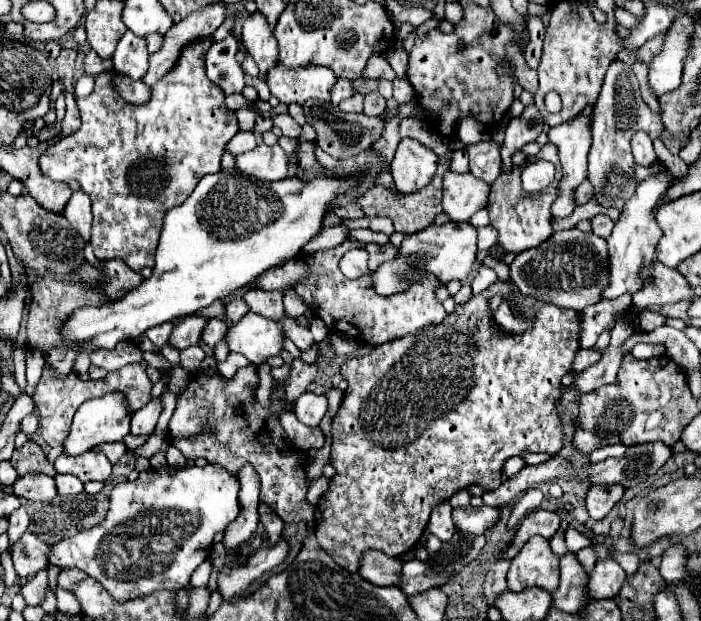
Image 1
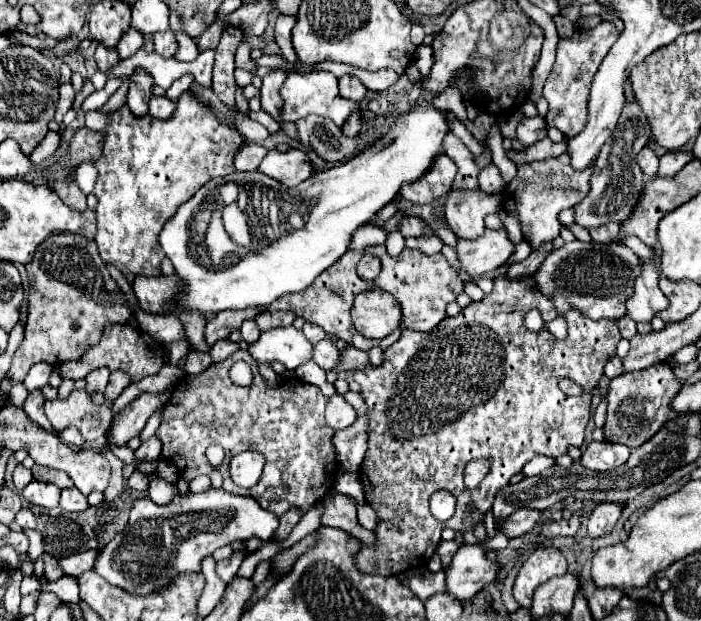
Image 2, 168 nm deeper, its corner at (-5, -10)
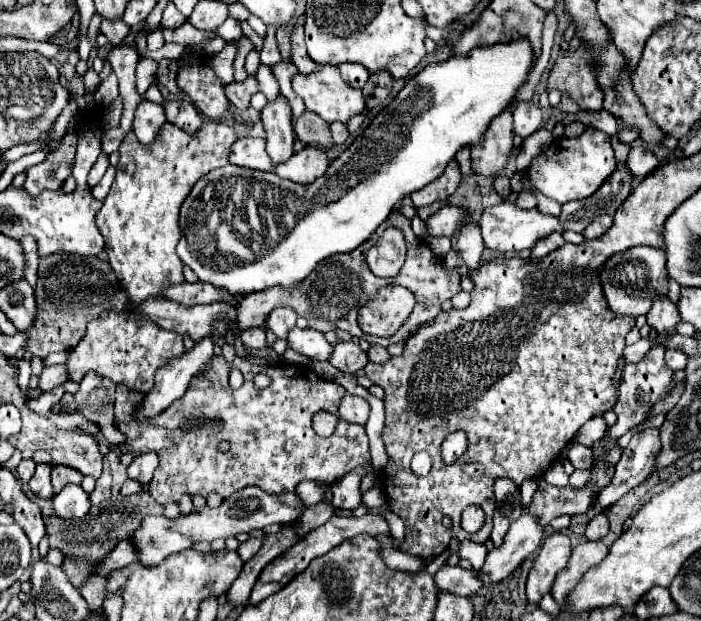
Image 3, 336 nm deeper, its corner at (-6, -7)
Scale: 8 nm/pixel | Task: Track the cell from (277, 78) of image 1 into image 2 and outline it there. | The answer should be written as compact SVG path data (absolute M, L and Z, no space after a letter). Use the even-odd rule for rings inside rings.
M309 72L309 74L289 74L283 88L281 88L283 108L281 108L281 120L283 122L297 122L309 114L317 114L323 118L331 118L337 126L343 126L347 116L359 108L357 102L343 100L337 90L337 78L331 72Z

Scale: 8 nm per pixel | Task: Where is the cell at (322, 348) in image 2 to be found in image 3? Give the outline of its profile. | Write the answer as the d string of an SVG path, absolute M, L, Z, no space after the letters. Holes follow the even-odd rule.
M346 341L346 343L338 343L334 345L334 353L330 357L330 363L338 369L338 371L346 371L346 373L356 373L358 369L364 369L368 363L368 353L360 349L360 345Z

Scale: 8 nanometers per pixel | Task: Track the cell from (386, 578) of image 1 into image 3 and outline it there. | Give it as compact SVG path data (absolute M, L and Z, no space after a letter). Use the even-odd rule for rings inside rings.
M444 565L436 573L434 579L436 579L436 585L440 591L450 591L450 593L464 595L464 597L470 597L484 587L484 583L480 581L478 569L462 569L462 567Z

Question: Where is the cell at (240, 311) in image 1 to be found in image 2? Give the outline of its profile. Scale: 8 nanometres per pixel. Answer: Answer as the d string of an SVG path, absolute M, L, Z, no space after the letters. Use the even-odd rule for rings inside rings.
M247 320L247 322L243 322L241 324L241 338L247 342L247 344L251 344L251 342L255 342L257 338L259 338L259 328L257 328L257 324L253 322L253 320Z

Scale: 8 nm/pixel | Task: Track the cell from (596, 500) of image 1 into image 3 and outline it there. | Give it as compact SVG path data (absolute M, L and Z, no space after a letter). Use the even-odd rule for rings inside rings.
M600 513L588 523L584 535L586 535L588 541L598 541L598 539L602 539L608 533L608 527L610 525L608 525L608 519L606 519L606 513Z

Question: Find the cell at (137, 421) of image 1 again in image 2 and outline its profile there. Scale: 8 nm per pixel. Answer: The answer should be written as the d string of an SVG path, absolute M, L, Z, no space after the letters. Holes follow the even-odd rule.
M151 436L147 440L141 442L141 446L135 450L137 460L155 460L161 456L161 448L159 448L159 436Z

